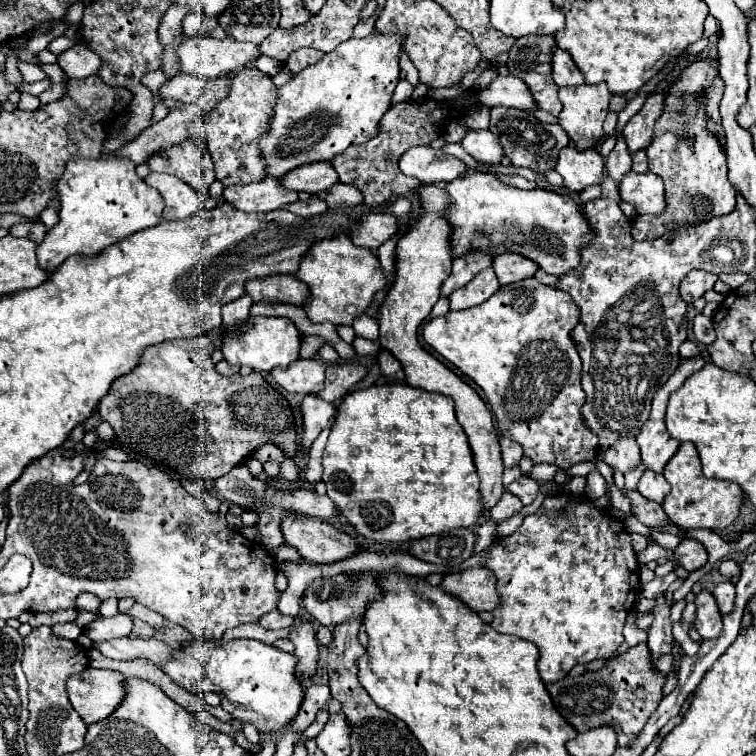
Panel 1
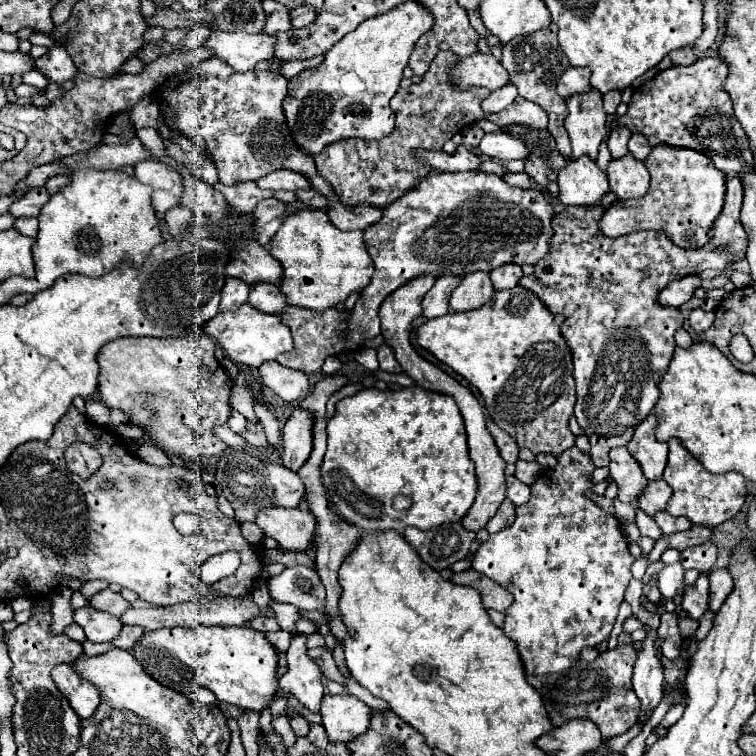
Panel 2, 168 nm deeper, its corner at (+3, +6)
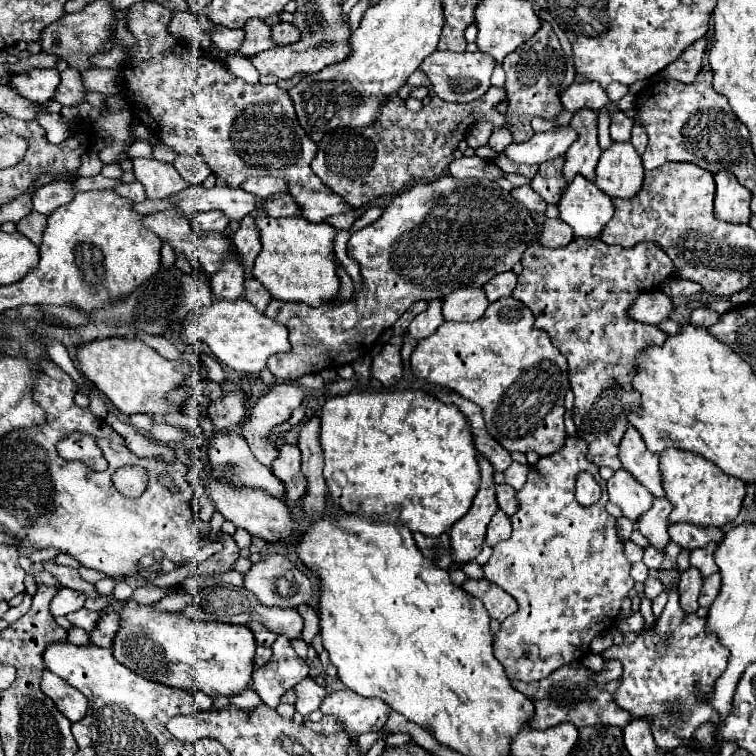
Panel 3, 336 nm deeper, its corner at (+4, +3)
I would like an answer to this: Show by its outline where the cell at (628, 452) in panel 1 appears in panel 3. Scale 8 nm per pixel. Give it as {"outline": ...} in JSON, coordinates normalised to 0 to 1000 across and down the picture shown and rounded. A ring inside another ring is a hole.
{"outline":[[[816,620],[811,631],[803,636],[803,649],[806,649],[806,663],[821,671],[824,681],[829,687],[843,689],[848,679],[853,679],[864,668],[864,655],[832,628],[827,620]]]}

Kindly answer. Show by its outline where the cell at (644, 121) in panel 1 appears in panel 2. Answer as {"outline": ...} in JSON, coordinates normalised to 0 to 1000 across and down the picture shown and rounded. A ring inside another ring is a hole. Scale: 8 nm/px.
{"outline":[[[929,74],[915,87],[889,87],[884,93],[873,95],[870,101],[865,101],[862,106],[857,106],[852,114],[847,114],[836,124],[831,148],[817,161],[828,164],[828,169],[833,169],[836,175],[849,175],[857,183],[862,196],[870,190],[881,190],[889,196],[923,198],[923,201],[939,206],[944,220],[950,225],[955,225],[958,230],[963,230],[963,233],[987,230],[987,228],[997,225],[997,206],[989,196],[989,180],[981,172],[981,167],[968,146],[968,132],[960,124],[960,119],[955,116],[955,108],[960,106],[960,101],[963,101],[963,90],[947,74]]]}

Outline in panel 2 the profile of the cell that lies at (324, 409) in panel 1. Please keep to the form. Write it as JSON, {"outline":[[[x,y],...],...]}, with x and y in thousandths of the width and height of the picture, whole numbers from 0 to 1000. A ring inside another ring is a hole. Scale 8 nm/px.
{"outline":[[[392,540],[378,558],[373,569],[373,590],[373,614],[386,624],[394,624],[413,598],[410,550],[405,550],[399,540]]]}

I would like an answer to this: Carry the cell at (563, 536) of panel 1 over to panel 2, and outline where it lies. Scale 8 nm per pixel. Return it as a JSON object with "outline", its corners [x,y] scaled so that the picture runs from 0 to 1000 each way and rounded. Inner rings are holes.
{"outline":[[[762,590],[746,595],[746,598],[738,603],[738,614],[735,614],[730,622],[720,622],[720,624],[712,630],[712,635],[709,635],[706,640],[701,640],[701,648],[704,648],[701,661],[698,661],[696,667],[690,667],[690,669],[683,672],[683,690],[680,690],[675,698],[659,704],[659,706],[651,706],[651,709],[646,712],[646,717],[635,720],[635,725],[632,725],[630,735],[627,735],[624,751],[627,751],[630,757],[646,762],[648,767],[653,767],[653,770],[659,770],[661,775],[667,775],[675,786],[680,786],[680,799],[669,807],[669,820],[667,820],[667,831],[664,831],[664,833],[667,833],[669,841],[675,841],[675,844],[683,849],[696,892],[730,892],[730,889],[743,889],[743,886],[754,884],[754,878],[759,878],[759,873],[765,873],[770,857],[775,857],[775,854],[791,854],[796,847],[802,847],[802,844],[807,841],[810,825],[812,825],[812,820],[815,820],[815,815],[817,815],[817,802],[825,796],[825,780],[828,780],[831,770],[836,767],[833,749],[836,749],[836,743],[839,743],[839,735],[836,735],[833,728],[831,728],[831,714],[828,714],[825,706],[823,706],[823,698],[820,698],[817,685],[810,683],[810,680],[804,680],[804,677],[799,677],[788,664],[783,664],[783,661],[778,661],[778,659],[772,656],[775,648],[786,648],[788,653],[799,653],[802,646],[804,646],[804,638],[802,638],[802,635],[799,635],[799,638],[783,638],[783,635],[780,635],[786,619],[788,619],[788,616],[783,614],[780,603],[772,601],[770,595],[765,595]]]}

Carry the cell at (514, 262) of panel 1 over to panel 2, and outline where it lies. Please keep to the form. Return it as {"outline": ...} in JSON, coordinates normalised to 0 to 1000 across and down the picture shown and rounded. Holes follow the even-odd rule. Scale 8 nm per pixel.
{"outline":[[[667,349],[664,354],[656,354],[653,360],[648,360],[648,370],[656,384],[680,381],[688,368],[690,368],[690,354],[680,352],[680,349],[672,349],[672,352]]]}

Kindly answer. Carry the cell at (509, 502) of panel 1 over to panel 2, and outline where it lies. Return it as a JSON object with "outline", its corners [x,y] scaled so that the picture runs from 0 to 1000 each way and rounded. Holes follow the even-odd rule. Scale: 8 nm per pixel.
{"outline":[[[667,661],[664,669],[659,672],[656,683],[643,693],[643,701],[646,701],[648,706],[656,706],[656,704],[672,698],[672,696],[680,690],[680,685],[683,685],[683,680],[680,680],[680,667],[675,667],[675,661]]]}

